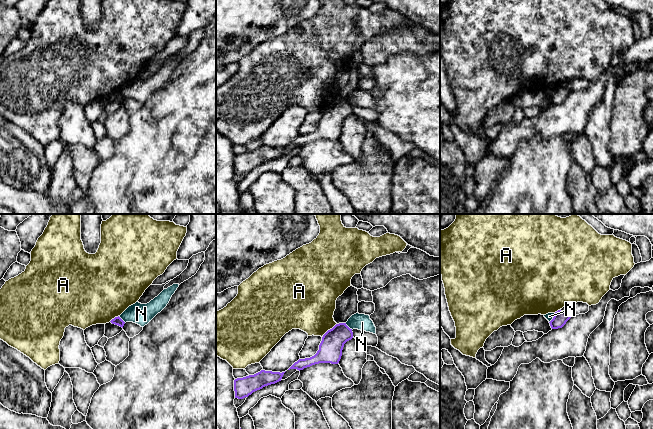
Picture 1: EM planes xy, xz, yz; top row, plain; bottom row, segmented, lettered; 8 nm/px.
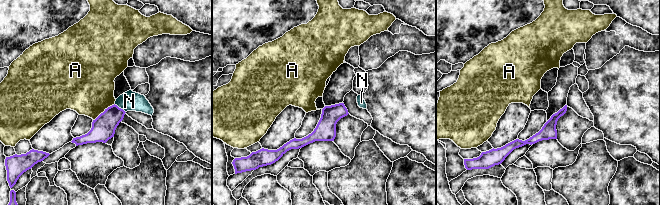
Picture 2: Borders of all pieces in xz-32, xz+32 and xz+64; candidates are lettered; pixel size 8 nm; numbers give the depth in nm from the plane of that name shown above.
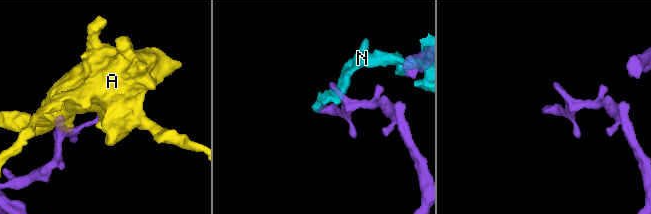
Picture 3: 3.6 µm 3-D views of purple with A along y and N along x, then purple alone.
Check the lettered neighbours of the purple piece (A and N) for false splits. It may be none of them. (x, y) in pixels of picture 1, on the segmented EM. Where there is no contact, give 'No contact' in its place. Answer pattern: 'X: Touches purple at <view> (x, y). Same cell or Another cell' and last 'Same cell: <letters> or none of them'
A: Touches purple at xz (328, 330). Another cell
N: Touches purple at yz (553, 318). Another cell
Same cell: none of them

